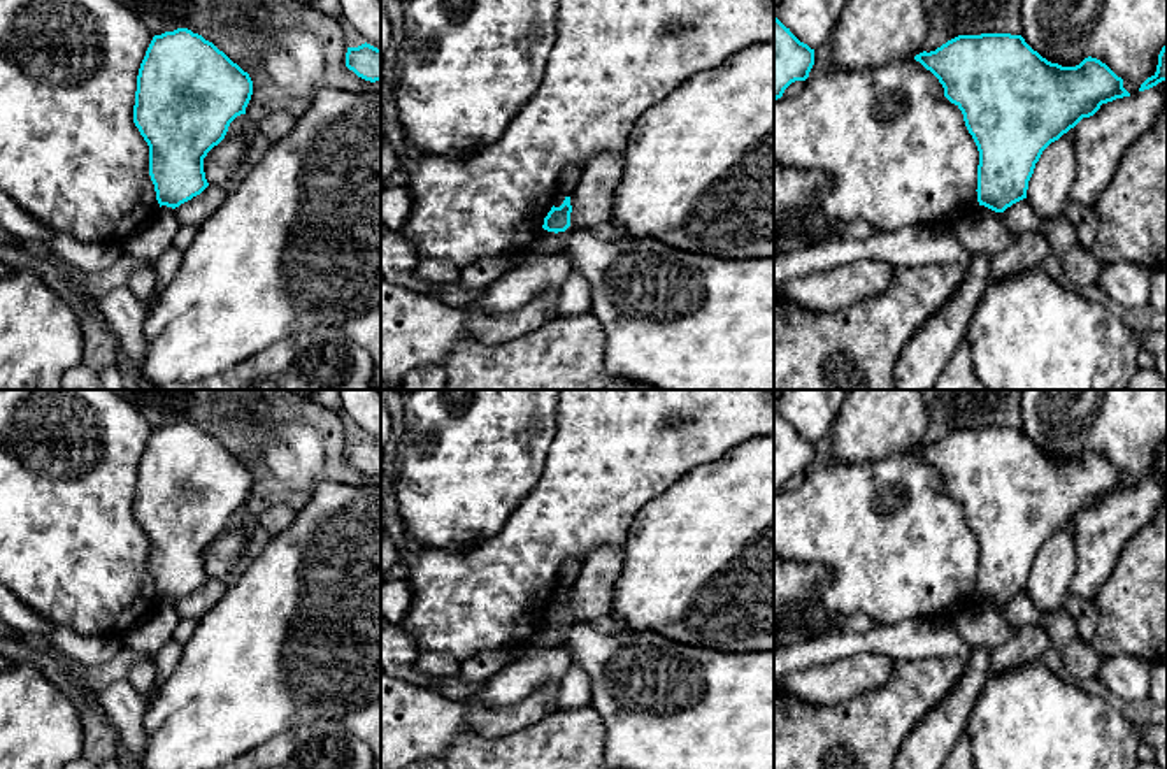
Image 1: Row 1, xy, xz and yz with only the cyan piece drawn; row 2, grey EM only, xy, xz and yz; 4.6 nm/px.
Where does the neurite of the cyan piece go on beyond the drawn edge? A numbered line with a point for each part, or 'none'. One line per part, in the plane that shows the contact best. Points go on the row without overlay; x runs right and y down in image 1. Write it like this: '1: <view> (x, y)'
none

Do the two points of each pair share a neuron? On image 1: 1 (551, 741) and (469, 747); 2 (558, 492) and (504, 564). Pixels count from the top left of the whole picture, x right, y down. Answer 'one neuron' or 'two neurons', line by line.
1: one neuron
2: one neuron

